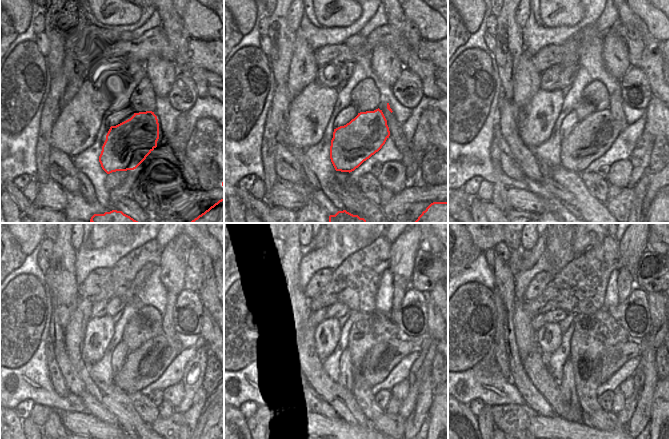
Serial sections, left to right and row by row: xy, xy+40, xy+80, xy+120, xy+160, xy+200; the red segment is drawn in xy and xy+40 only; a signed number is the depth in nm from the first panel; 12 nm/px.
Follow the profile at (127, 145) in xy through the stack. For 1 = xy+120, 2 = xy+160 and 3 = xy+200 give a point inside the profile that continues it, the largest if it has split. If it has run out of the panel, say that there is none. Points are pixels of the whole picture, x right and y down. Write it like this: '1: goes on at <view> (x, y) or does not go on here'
1: goes on at xy+120 (146, 364)
2: goes on at xy+160 (383, 357)
3: goes on at xy+200 (623, 351)

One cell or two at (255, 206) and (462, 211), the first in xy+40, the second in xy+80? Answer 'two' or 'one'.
two

